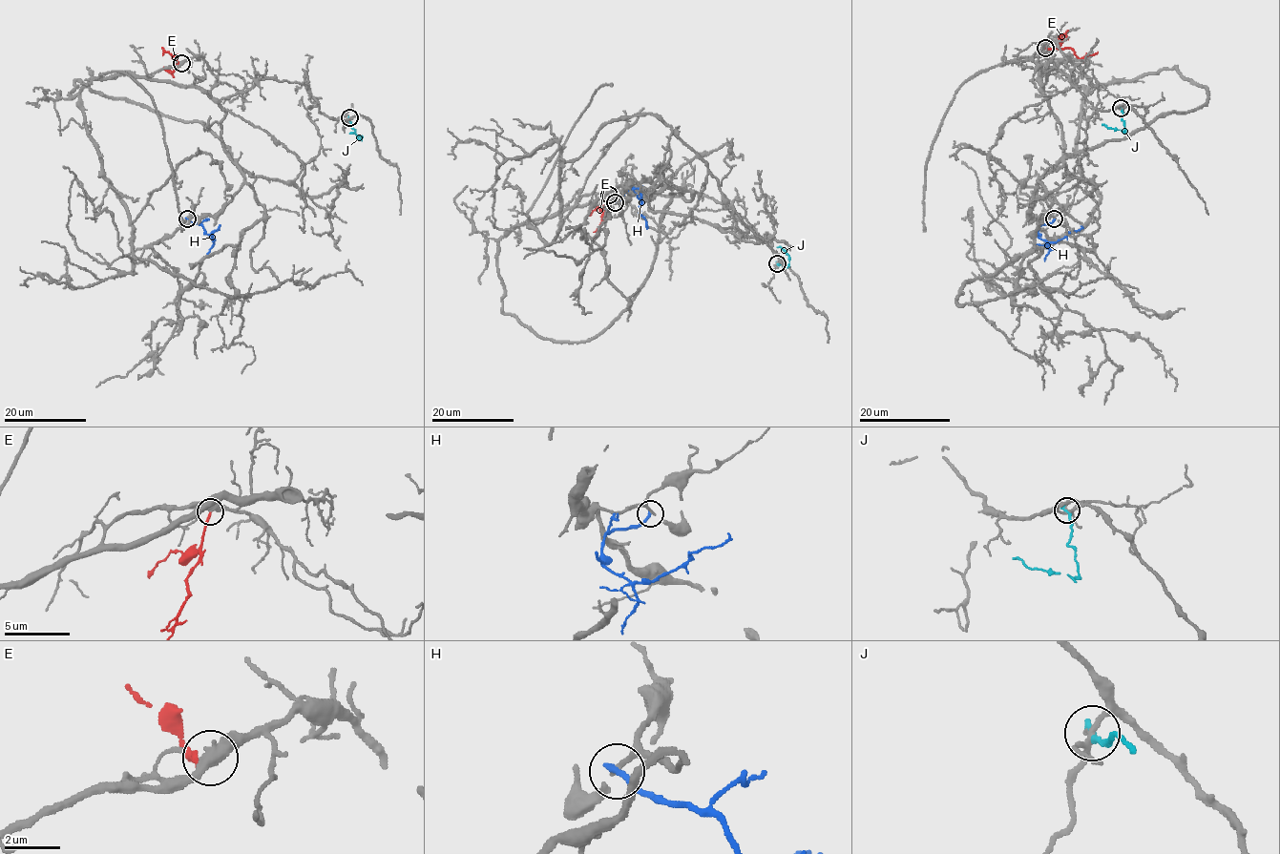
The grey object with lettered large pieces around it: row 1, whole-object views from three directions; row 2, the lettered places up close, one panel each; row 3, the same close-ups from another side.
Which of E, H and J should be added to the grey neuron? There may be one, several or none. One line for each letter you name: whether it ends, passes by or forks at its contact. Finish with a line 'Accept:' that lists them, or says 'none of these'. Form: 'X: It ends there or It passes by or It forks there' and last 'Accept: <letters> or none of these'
E: It ends there
Accept: E

